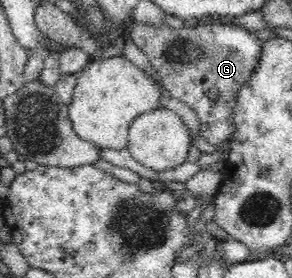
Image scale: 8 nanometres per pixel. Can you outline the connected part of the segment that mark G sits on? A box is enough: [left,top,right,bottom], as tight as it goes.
[130,21,262,146]

